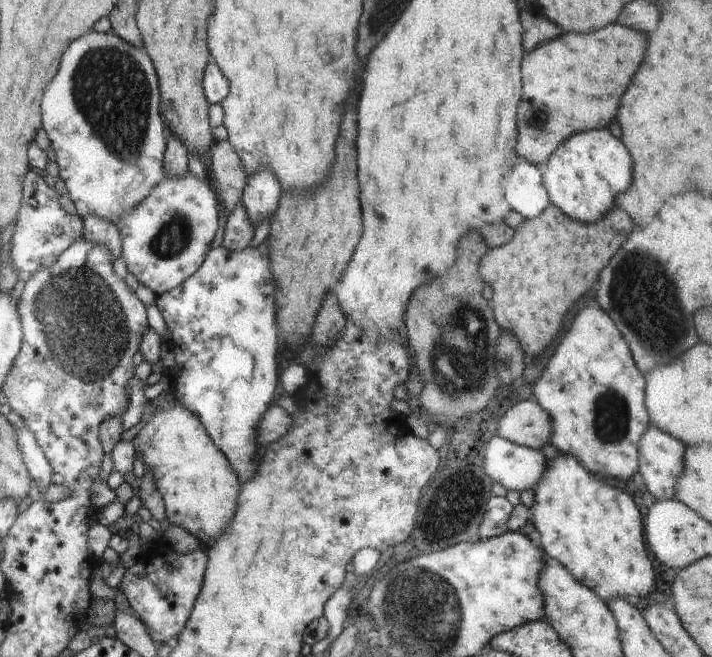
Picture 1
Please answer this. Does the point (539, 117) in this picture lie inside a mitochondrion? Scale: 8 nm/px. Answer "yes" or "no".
yes

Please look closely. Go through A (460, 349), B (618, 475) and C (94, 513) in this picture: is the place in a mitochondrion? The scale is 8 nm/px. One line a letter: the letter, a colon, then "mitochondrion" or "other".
A: mitochondrion
B: other
C: other

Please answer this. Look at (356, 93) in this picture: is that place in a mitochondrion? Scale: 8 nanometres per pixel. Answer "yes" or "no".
no

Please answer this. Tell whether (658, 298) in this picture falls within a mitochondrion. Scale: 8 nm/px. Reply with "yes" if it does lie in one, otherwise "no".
yes

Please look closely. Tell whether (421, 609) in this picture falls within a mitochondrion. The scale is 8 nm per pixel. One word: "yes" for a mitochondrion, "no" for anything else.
yes

